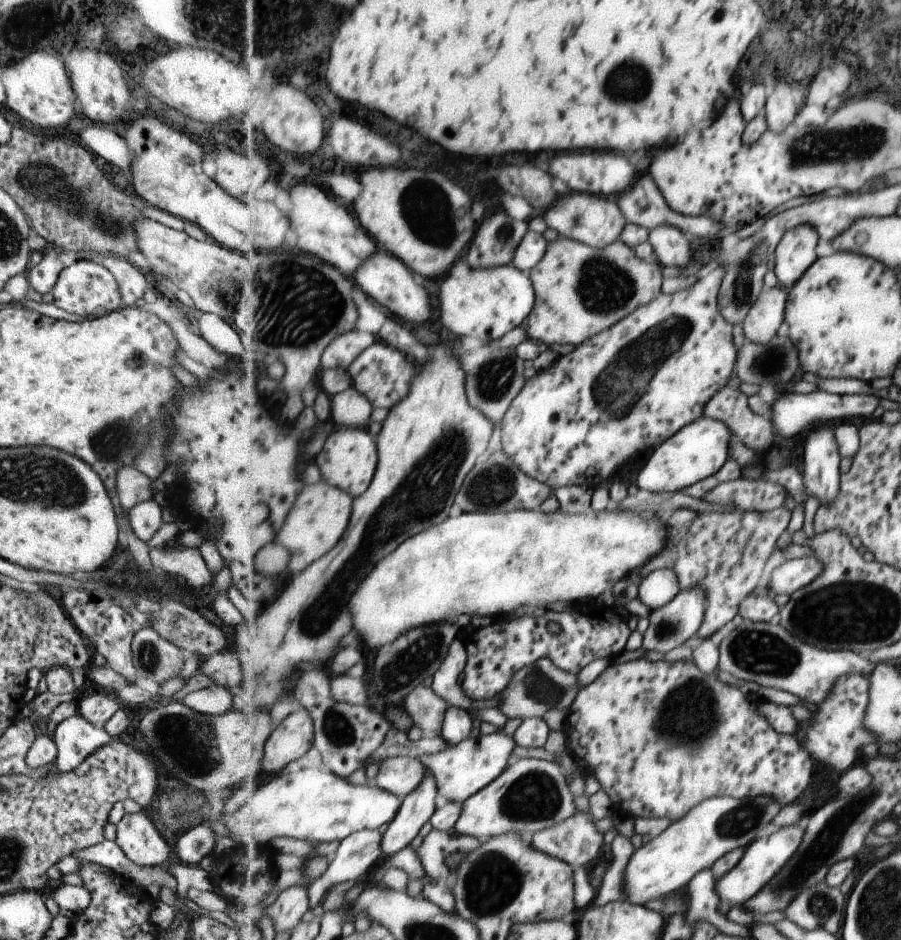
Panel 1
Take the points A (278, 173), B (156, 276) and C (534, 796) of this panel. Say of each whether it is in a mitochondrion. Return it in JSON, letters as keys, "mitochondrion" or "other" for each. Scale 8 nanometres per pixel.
{"A":"other","B":"other","C":"mitochondrion"}

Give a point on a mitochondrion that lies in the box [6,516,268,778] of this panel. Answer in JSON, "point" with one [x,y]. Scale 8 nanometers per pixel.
{"point":[148,655]}

